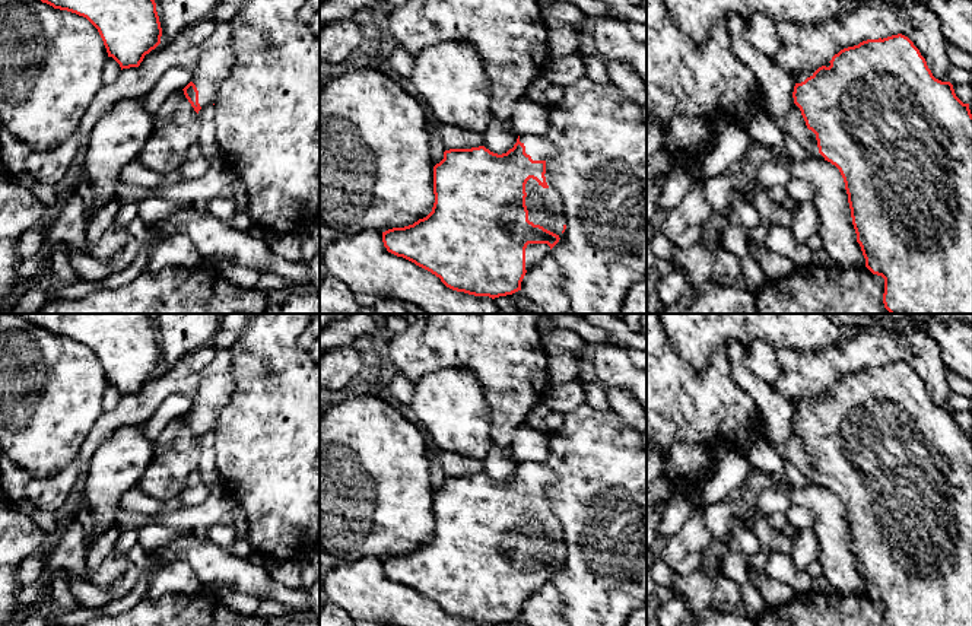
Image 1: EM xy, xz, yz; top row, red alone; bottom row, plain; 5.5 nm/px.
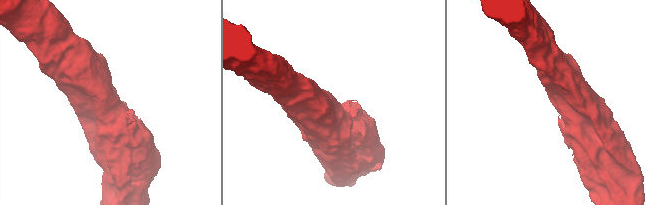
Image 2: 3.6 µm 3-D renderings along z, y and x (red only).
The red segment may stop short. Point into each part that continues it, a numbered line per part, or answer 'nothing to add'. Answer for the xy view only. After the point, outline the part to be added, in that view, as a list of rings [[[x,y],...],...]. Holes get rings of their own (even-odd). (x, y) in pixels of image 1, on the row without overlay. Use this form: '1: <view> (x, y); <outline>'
1: xy (216, 384); [[[228,349],[217,350],[213,360],[201,369],[198,390],[193,397],[191,409],[198,417],[200,433],[215,430],[232,391],[232,353]]]

